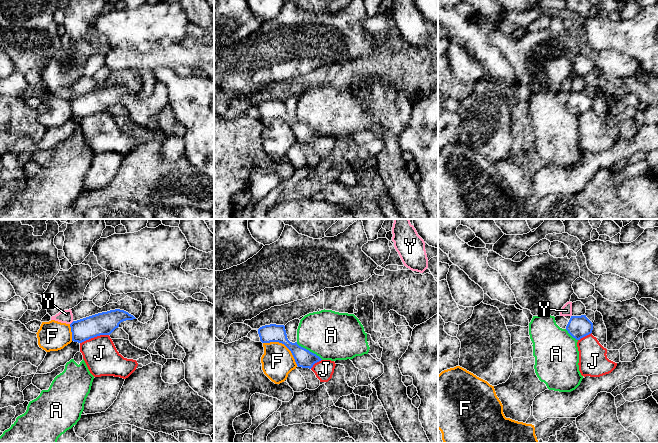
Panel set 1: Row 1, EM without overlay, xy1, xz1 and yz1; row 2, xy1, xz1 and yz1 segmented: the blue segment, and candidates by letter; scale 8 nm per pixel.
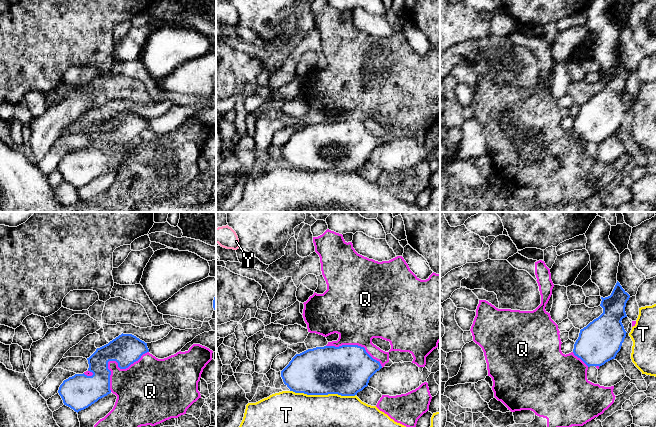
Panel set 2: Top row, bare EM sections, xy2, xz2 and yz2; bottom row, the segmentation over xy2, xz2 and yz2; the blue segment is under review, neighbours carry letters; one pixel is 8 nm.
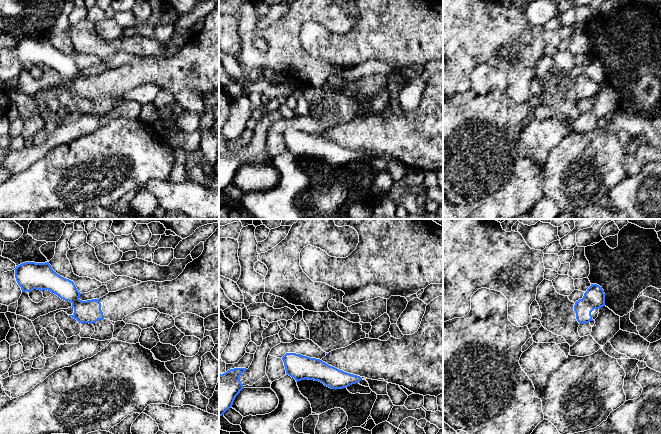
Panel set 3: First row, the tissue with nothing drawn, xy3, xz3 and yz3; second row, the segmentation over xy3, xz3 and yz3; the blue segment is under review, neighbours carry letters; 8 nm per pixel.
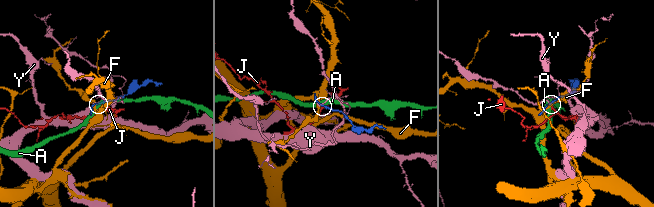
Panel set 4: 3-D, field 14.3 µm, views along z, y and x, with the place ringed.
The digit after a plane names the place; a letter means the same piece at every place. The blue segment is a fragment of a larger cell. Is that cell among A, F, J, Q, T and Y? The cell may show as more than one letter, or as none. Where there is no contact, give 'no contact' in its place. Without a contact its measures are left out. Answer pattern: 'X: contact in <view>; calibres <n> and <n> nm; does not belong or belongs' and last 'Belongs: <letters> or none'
A: contact in xz1; calibres 150 and 380 nm; does not belong
F: contact in xz1; calibres 150 and 260 nm; does not belong
J: contact in xy1; calibres 180 and 280 nm; does not belong
Q: contact in xy2; calibres 240 and 300 nm; does not belong
T: contact in xz2; calibres 400 and 500 nm; does not belong
Y: contact in xy1; calibres 180 and 110 nm; does not belong
Belongs: none

